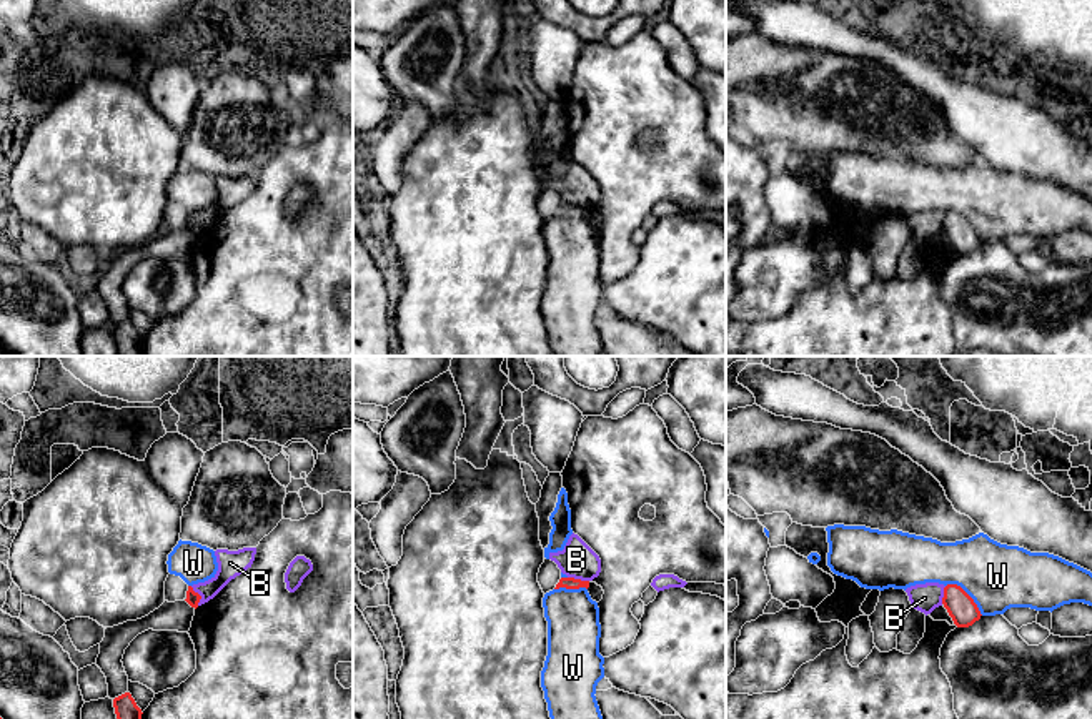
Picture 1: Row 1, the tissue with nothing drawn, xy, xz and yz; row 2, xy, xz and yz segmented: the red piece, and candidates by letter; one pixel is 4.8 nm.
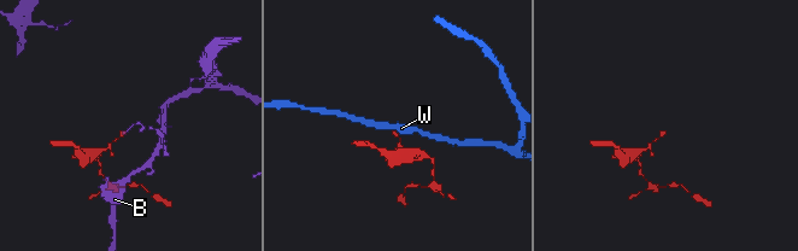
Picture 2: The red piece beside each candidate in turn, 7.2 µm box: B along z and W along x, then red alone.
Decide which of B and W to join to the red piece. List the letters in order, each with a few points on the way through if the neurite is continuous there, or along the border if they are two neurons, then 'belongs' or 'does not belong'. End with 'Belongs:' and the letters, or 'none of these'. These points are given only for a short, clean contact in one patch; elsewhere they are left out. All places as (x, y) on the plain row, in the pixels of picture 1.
B: does not belong
W: border along yz (946, 212), (957, 212), (982, 242); does not belong
Belongs: none of these

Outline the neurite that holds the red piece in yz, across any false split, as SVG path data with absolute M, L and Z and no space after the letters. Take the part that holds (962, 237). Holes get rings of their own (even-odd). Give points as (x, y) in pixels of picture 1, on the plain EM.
M957 211L944 215L942 231L957 255L969 255L982 243L974 226Z

